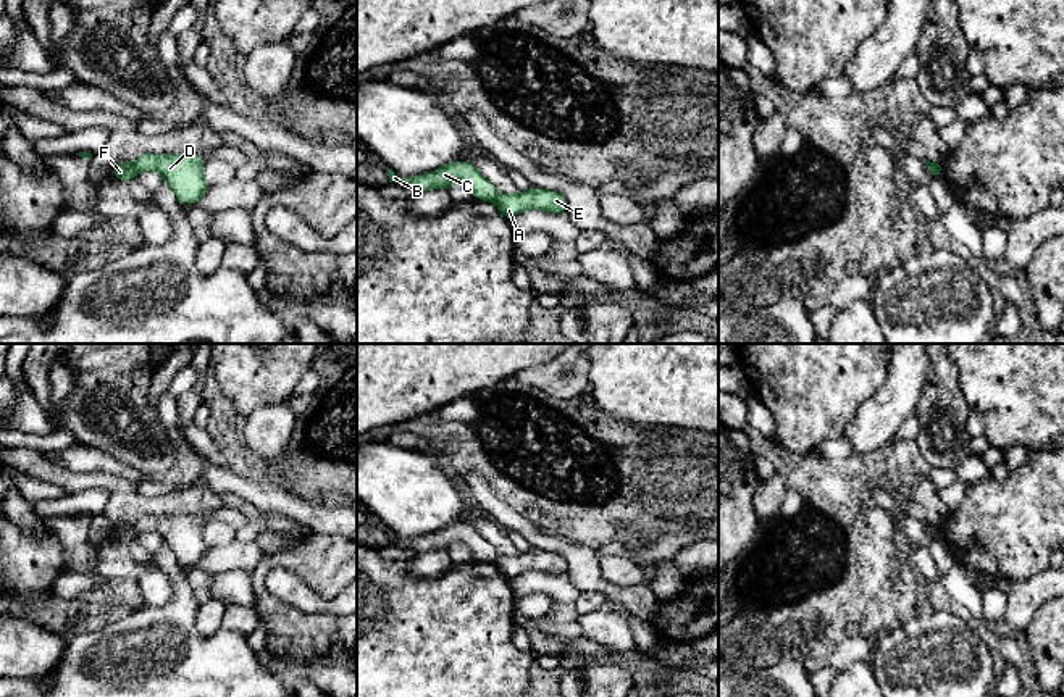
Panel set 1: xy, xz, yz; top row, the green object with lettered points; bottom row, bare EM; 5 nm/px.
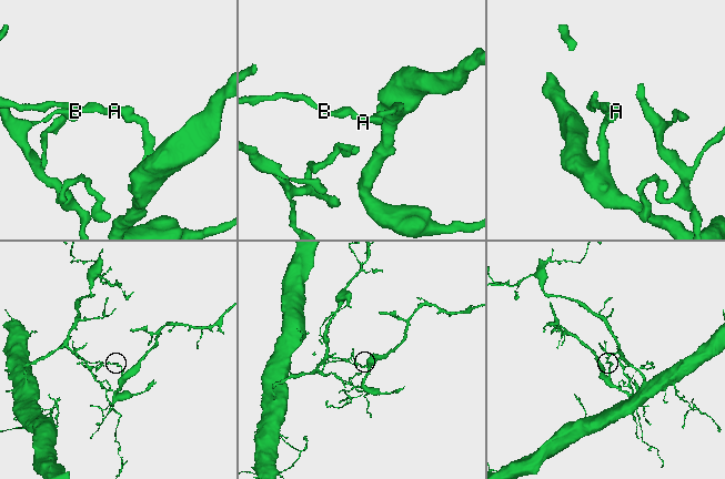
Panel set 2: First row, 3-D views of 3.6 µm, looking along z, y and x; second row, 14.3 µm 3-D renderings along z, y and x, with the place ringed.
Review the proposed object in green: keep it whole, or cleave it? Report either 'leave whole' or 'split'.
split

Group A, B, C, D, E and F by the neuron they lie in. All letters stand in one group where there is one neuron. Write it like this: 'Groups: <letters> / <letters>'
Groups: A D E / B C F

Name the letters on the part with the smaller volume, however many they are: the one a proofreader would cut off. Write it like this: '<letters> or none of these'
A, D, E

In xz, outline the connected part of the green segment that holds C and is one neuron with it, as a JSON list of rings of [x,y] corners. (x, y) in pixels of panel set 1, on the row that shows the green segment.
[[[454,161],[415,177],[399,177],[387,168],[386,173],[389,176],[389,182],[399,182],[415,189],[417,192],[428,189],[449,190],[454,182],[462,182],[475,194],[476,200],[496,202],[497,197],[497,189],[470,161]]]

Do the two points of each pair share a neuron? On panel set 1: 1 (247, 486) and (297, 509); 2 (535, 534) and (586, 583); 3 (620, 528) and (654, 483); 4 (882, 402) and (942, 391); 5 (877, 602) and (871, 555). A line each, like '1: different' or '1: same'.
1: same
2: same
3: same
4: different
5: same

